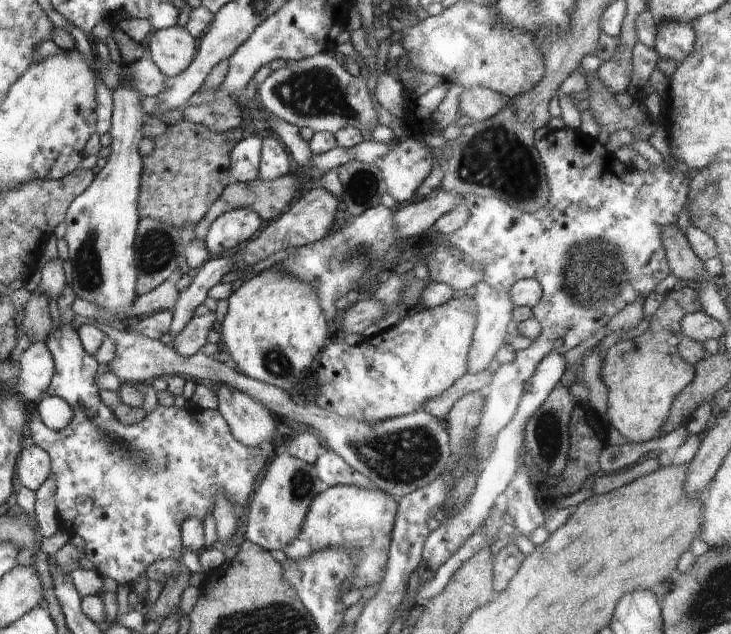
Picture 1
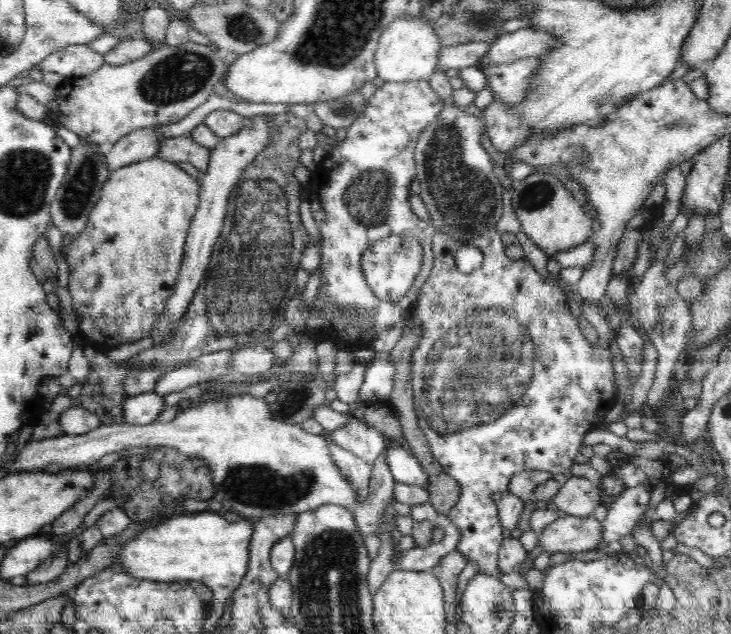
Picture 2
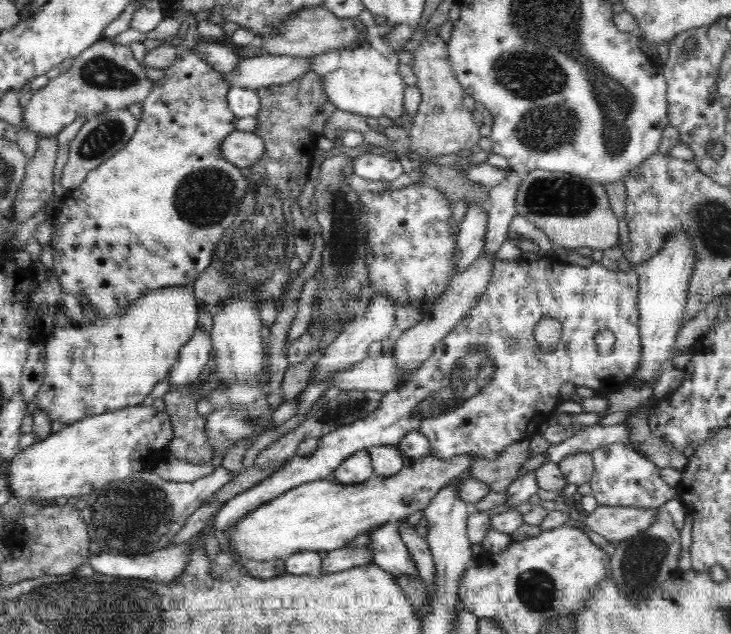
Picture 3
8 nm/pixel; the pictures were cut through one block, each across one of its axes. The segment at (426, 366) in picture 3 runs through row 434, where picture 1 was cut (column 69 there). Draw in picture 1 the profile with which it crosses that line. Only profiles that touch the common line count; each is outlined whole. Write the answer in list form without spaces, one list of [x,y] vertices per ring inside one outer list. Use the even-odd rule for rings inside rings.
[[[70,325],[52,327],[45,340],[52,353],[55,375],[45,394],[58,395],[73,408],[70,424],[56,432],[48,428],[36,410],[30,419],[32,443],[45,449],[51,458],[51,472],[55,474],[55,503],[59,530],[78,534],[86,541],[85,556],[94,562],[98,574],[108,576],[120,585],[130,585],[150,564],[165,558],[181,560],[181,530],[183,520],[203,520],[213,512],[216,493],[224,487],[234,503],[237,518],[254,491],[256,475],[262,470],[268,455],[257,447],[247,447],[234,438],[224,417],[217,410],[198,406],[177,408],[160,404],[146,418],[135,425],[123,425],[99,397],[96,377],[102,367],[82,346],[79,332]]]

